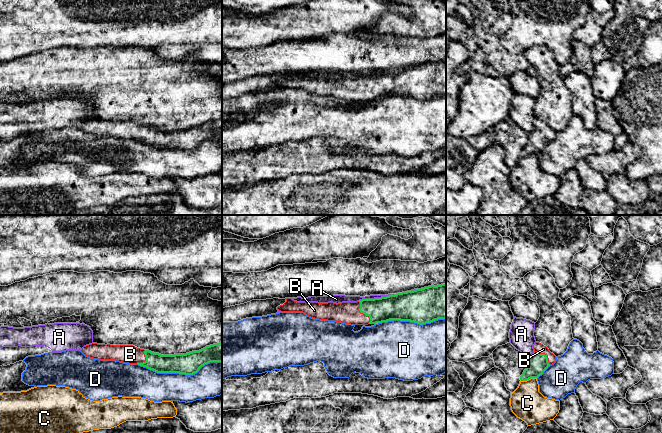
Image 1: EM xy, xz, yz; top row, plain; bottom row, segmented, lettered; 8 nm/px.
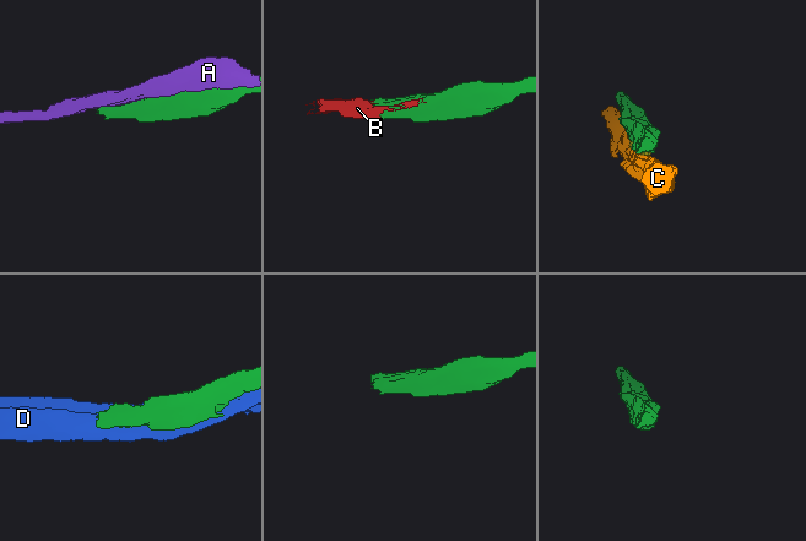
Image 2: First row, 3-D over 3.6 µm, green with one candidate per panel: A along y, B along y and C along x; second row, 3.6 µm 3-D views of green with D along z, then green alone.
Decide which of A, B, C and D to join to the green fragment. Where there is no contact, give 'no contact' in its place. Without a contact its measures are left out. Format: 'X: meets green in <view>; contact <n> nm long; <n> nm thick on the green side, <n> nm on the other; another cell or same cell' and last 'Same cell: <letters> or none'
A: meets green in xz; contact 300 nm long; 240 nm thick on the green side, 50 nm on the other; another cell
B: meets green in xz; contact 200 nm long; 200 nm thick on the green side, 180 nm on the other; same cell
C: meets green in yz; contact 130 nm long; 160 nm thick on the green side, 280 nm on the other; another cell
D: meets green in xy; contact 700 nm long; 170 nm thick on the green side, 240 nm on the other; another cell
Same cell: B

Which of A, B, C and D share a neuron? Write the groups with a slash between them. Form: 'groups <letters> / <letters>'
groups A / B / C / D

